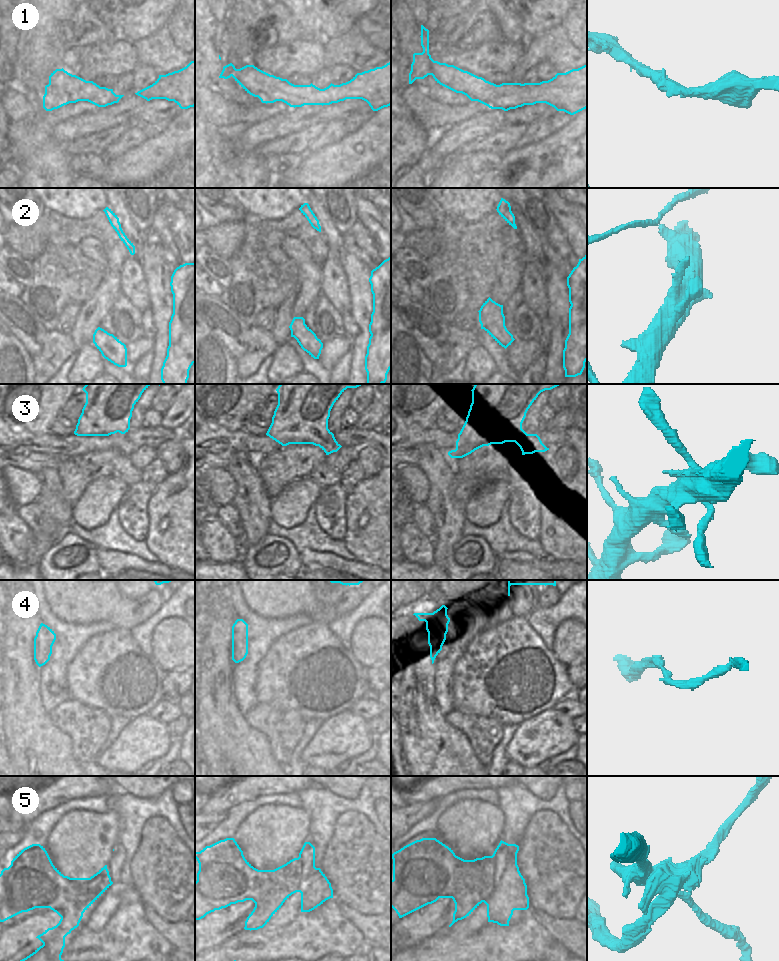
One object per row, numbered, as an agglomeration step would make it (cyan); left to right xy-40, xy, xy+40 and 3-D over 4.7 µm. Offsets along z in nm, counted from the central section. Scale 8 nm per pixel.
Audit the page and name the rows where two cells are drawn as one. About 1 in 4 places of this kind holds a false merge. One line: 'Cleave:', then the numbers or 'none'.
Cleave: 5

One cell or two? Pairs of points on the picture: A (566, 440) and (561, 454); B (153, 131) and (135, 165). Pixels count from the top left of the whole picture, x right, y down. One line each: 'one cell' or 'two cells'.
A: two cells
B: two cells

